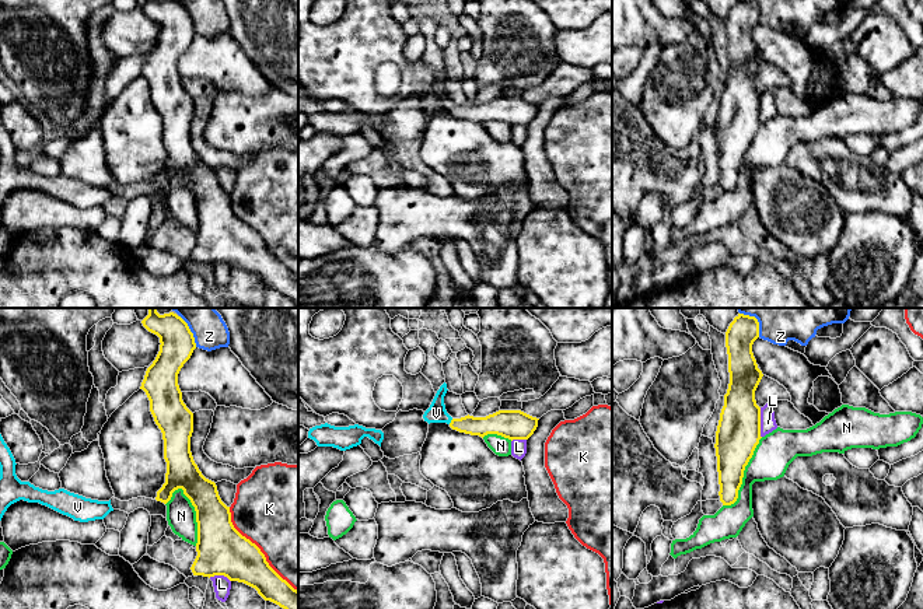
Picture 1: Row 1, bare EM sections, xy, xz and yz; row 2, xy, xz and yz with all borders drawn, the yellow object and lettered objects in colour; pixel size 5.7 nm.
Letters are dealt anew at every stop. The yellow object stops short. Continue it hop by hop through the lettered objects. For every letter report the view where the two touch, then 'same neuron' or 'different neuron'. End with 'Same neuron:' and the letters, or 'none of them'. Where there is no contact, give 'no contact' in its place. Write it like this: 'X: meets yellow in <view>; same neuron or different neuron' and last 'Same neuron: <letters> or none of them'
K: meets yellow in xy; different neuron
L: meets yellow in yz; different neuron
N: meets yellow in xy; different neuron
V: meets yellow in xz; same neuron
Z: meets yellow in xy; different neuron
Same neuron: V

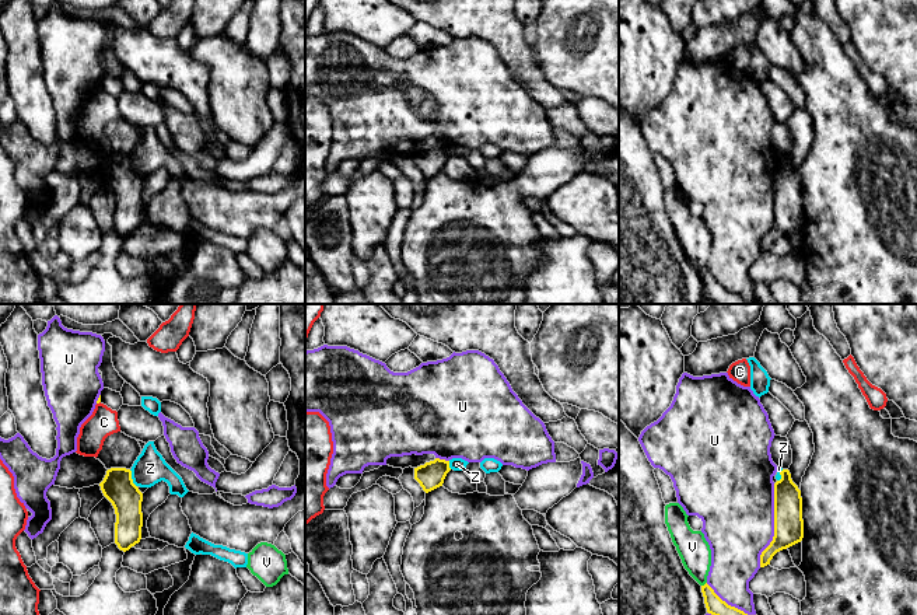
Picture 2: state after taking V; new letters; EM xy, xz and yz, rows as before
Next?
C: meets yellow in xy; different neuron
U: meets yellow in yz; different neuron
V: meets yellow in yz; different neuron
Z: meets yellow in xy; different neuron
Same neuron: none of them

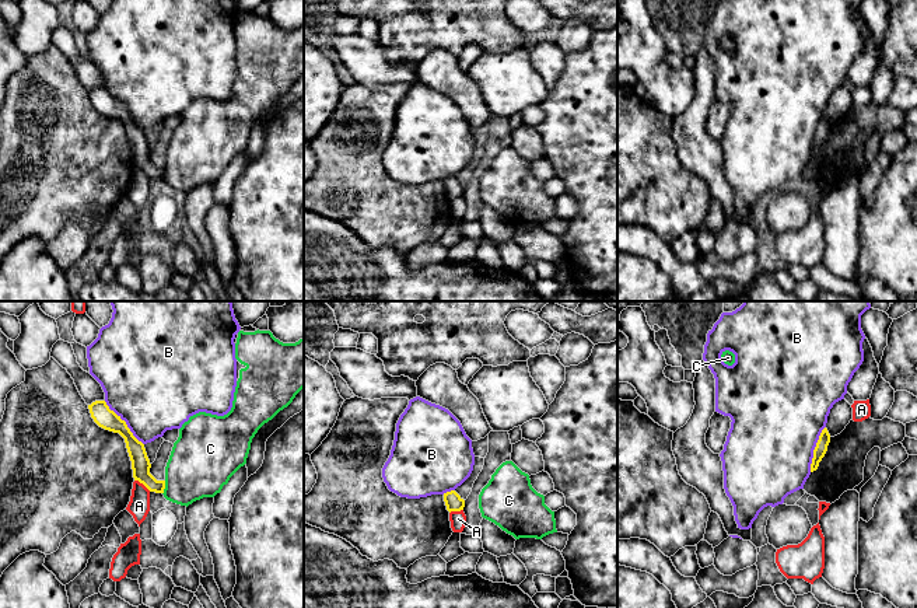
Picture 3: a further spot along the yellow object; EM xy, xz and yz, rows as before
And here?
A: meets yellow in xy; different neuron
B: meets yellow in xy; different neuron
C: meets yellow in xy; different neuron
Same neuron: none of them

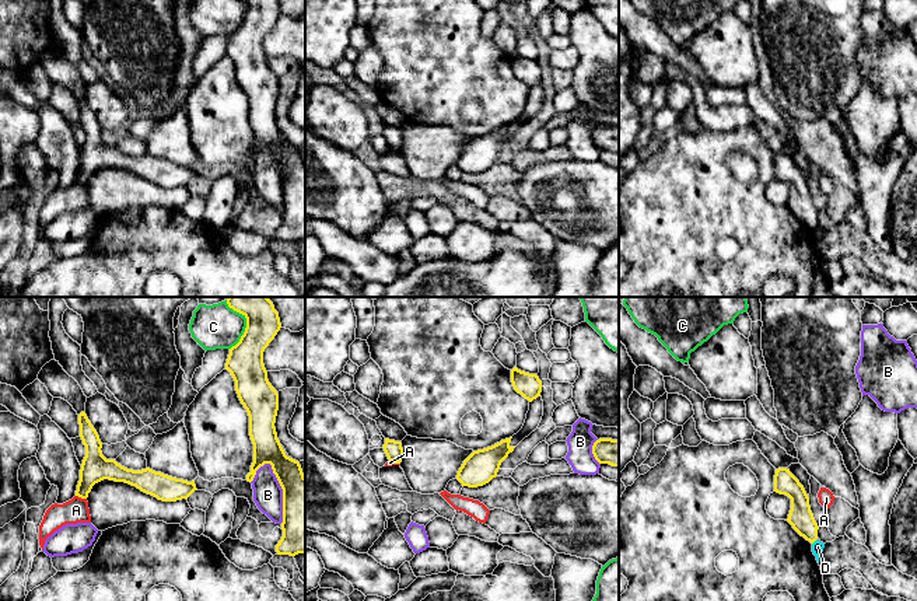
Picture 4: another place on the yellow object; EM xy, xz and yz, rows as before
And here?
A: meets yellow in xy; different neuron
B: meets yellow in xy; different neuron
C: meets yellow in xy; different neuron
D: meets yellow in yz; different neuron
Same neuron: none of them

